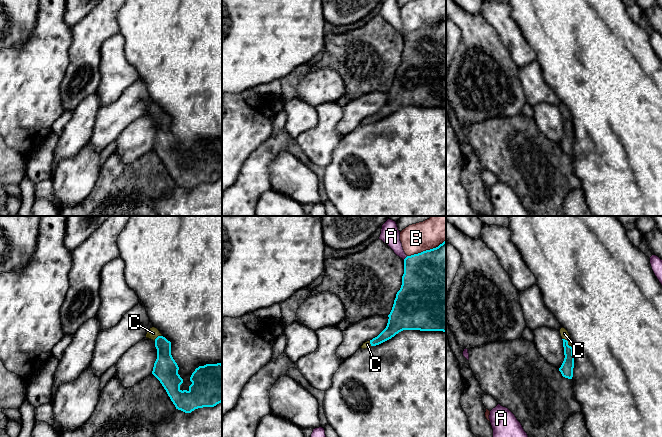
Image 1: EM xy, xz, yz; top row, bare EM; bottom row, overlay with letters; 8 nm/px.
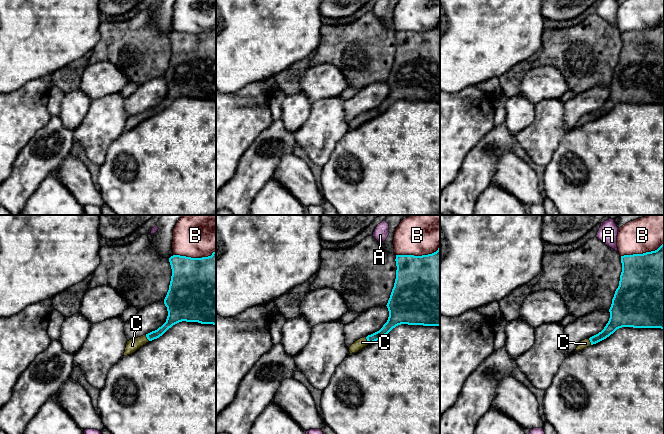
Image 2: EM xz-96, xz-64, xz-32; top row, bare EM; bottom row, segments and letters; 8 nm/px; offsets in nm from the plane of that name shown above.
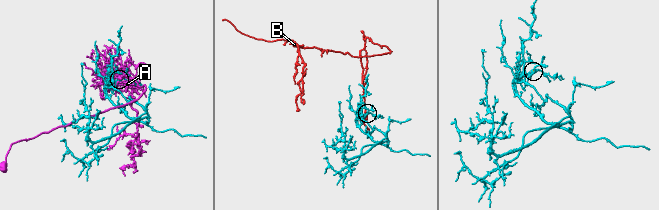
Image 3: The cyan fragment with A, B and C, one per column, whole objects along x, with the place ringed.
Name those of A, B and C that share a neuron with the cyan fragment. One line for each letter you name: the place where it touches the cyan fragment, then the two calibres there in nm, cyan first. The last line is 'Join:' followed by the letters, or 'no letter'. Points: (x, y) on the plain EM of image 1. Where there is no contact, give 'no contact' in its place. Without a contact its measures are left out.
C: meets cyan in yz at (567, 118); 110 nm thick on the cyan side, 70 nm on the other
Join: C

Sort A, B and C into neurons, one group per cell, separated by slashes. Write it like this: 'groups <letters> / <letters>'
groups A / B / C

